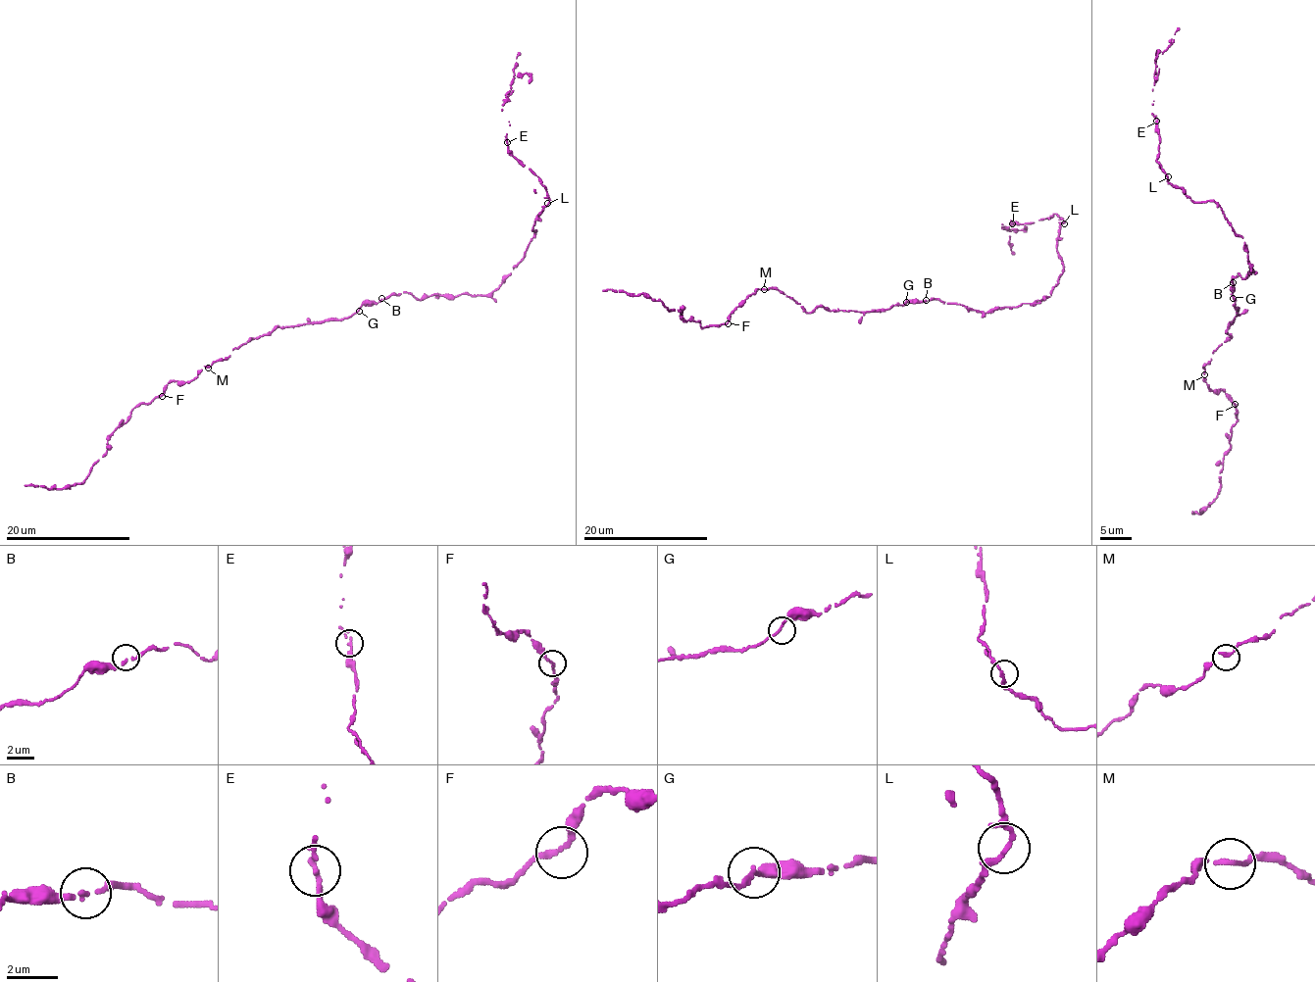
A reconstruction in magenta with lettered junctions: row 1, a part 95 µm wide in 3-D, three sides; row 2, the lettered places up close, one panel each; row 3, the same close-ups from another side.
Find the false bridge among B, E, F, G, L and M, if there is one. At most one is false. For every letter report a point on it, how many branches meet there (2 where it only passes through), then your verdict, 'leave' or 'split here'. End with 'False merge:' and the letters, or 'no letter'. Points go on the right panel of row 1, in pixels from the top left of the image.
B: place (1233, 282); branches 2; leave
E: place (1156, 121); branches 2; split here
F: place (1235, 404); branches 2; leave
G: place (1233, 298); branches 2; leave
L: place (1168, 176); branches 2; leave
M: place (1204, 374); branches 2; leave
False merge: E

